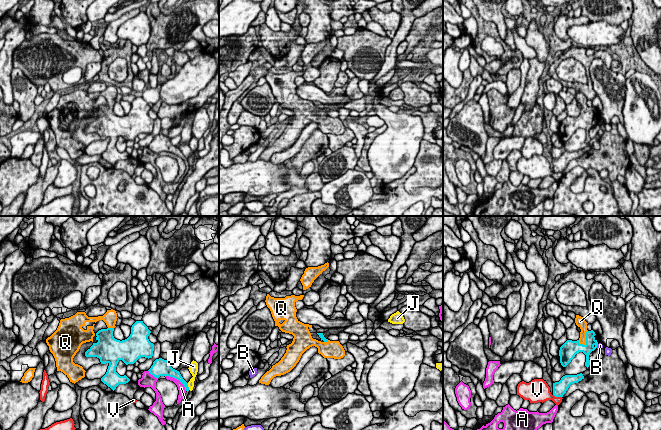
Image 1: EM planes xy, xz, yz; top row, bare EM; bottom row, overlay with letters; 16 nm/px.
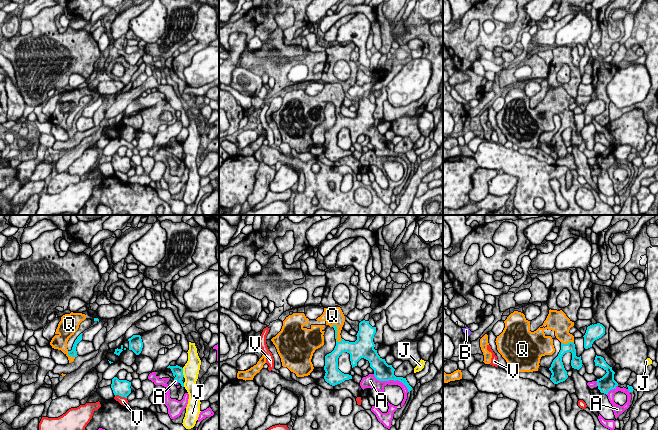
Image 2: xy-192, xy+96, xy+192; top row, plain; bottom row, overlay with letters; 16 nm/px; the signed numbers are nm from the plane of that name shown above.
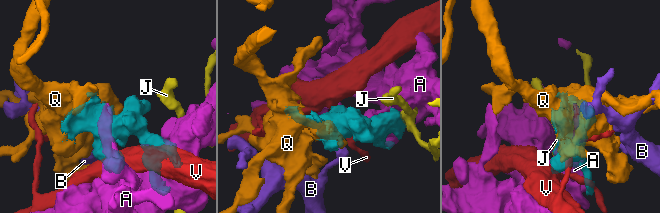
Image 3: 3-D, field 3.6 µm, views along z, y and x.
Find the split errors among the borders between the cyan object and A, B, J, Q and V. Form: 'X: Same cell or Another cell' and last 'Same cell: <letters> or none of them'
A: Another cell
B: Another cell
J: Another cell
Q: Same cell
V: Another cell
Same cell: Q

